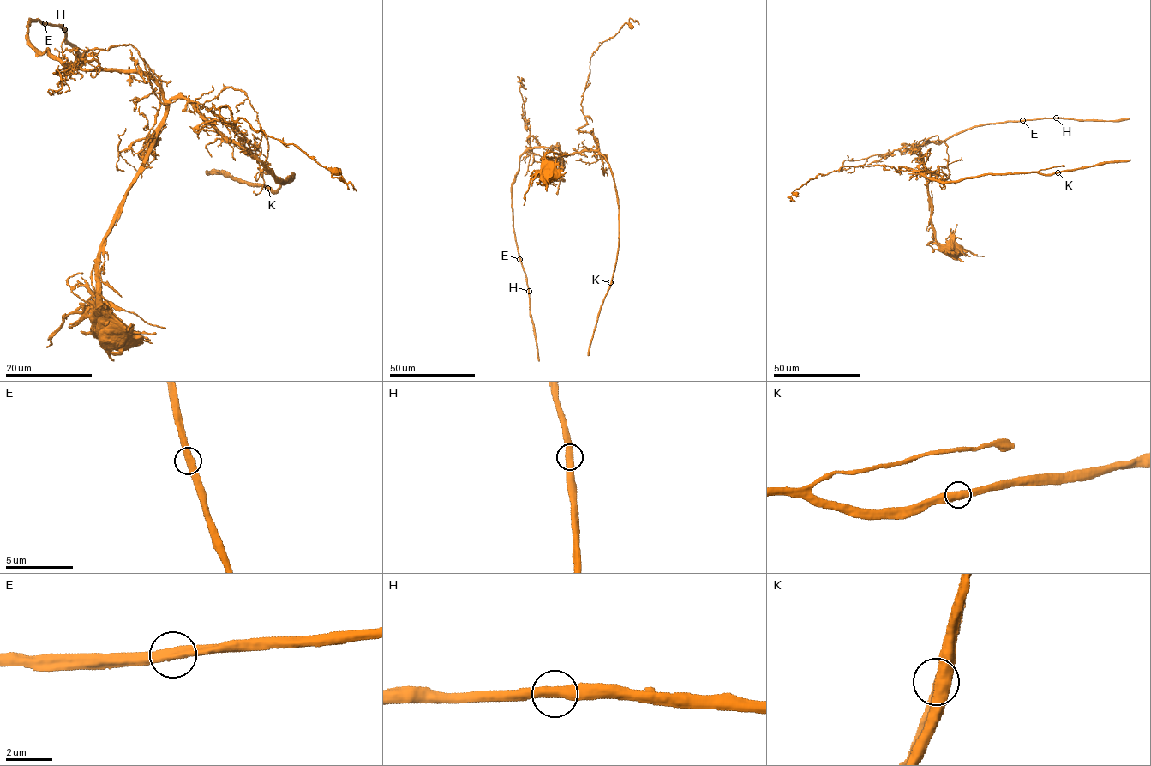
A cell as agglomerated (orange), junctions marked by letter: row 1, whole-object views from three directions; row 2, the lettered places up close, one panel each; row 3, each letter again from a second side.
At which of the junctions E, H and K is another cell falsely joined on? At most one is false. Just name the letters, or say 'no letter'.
no letter

